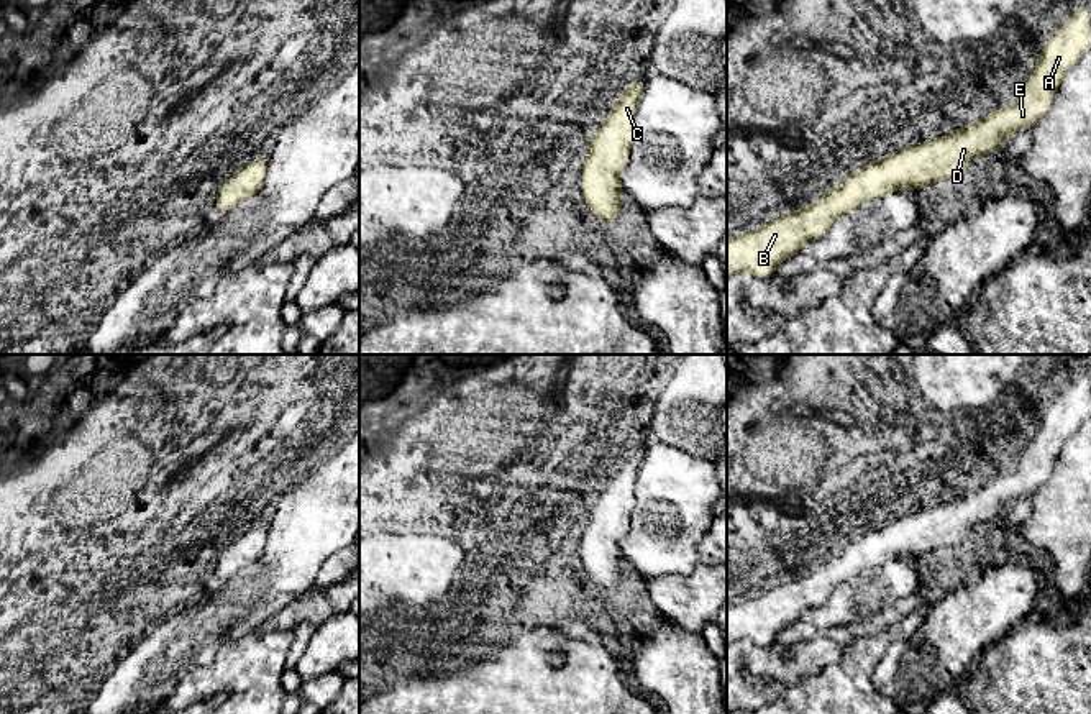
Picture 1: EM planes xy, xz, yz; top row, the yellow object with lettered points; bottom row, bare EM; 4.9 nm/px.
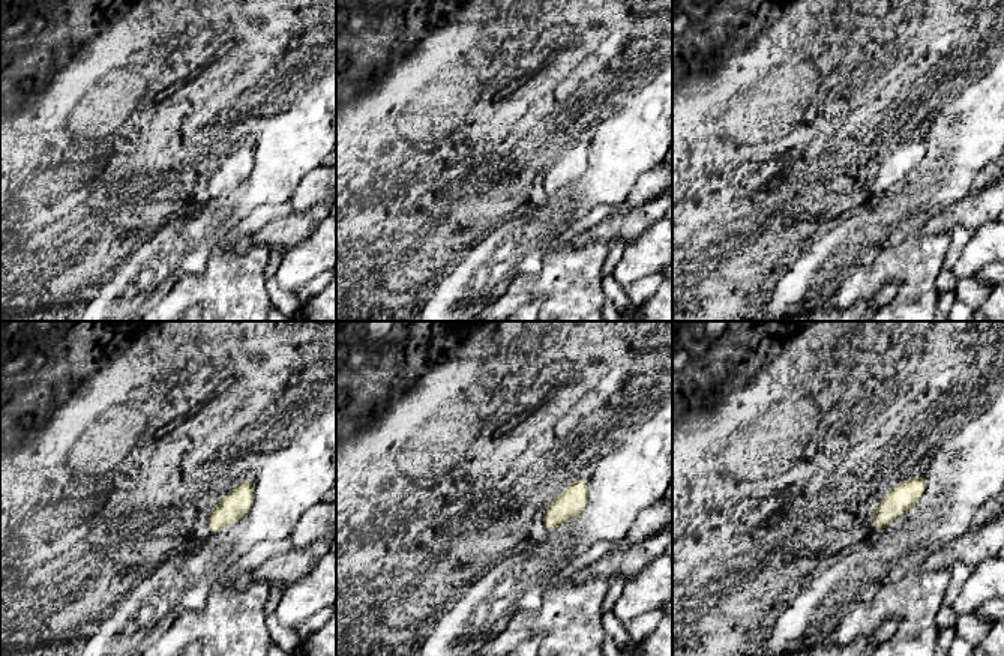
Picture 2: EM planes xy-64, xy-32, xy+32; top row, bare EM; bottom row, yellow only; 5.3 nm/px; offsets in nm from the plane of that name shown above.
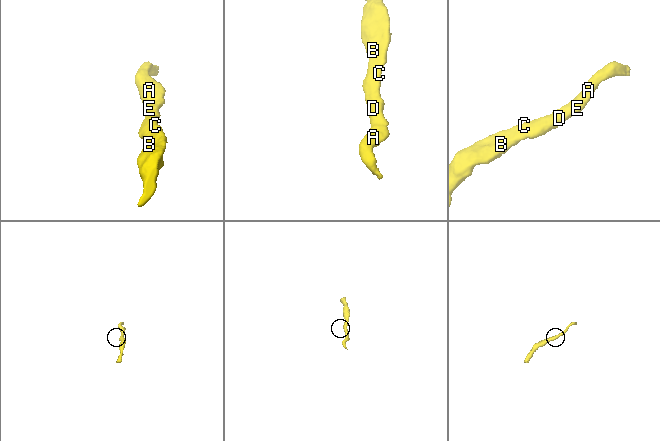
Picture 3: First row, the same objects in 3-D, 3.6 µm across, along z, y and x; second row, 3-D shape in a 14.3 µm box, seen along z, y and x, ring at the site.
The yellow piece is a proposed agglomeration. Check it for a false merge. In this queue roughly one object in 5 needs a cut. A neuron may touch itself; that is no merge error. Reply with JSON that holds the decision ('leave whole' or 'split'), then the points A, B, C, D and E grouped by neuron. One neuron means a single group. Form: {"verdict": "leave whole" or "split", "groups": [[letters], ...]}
{"verdict": "leave whole", "groups": [["A", "B", "C", "D", "E"]]}

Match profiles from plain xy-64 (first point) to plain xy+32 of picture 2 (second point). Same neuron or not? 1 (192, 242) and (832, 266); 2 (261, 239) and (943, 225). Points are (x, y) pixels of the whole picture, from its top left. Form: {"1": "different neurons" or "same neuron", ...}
{"1": "same neuron", "2": "same neuron"}

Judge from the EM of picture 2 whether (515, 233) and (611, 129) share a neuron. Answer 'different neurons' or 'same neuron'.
same neuron

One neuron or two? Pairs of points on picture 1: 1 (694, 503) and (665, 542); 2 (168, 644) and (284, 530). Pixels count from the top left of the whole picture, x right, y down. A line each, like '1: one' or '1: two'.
1: one
2: one

